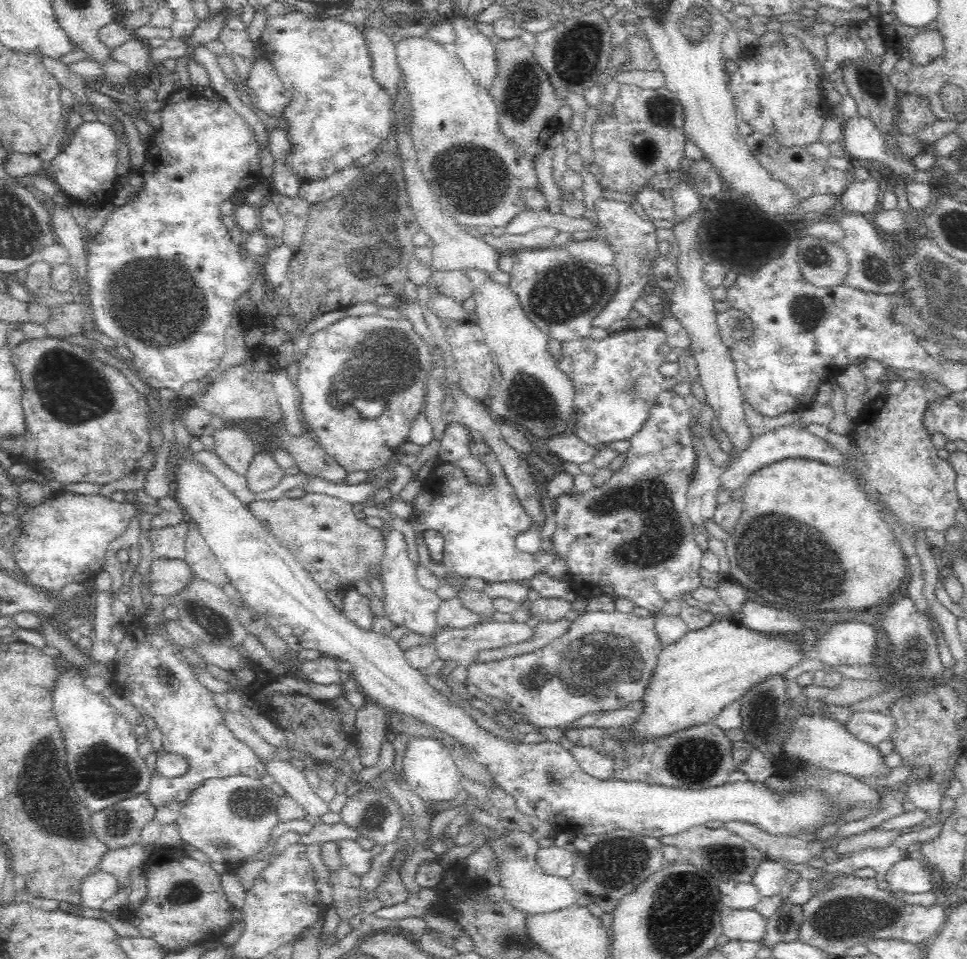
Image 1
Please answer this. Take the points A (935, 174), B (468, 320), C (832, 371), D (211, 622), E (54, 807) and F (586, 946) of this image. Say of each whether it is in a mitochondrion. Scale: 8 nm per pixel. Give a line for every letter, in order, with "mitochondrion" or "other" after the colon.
A: other
B: other
C: other
D: mitochondrion
E: mitochondrion
F: other

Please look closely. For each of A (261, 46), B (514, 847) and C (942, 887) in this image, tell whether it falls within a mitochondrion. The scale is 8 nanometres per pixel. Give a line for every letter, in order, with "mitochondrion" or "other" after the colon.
A: other
B: mitochondrion
C: other

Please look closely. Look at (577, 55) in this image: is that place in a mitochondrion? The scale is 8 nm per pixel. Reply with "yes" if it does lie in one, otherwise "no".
yes

